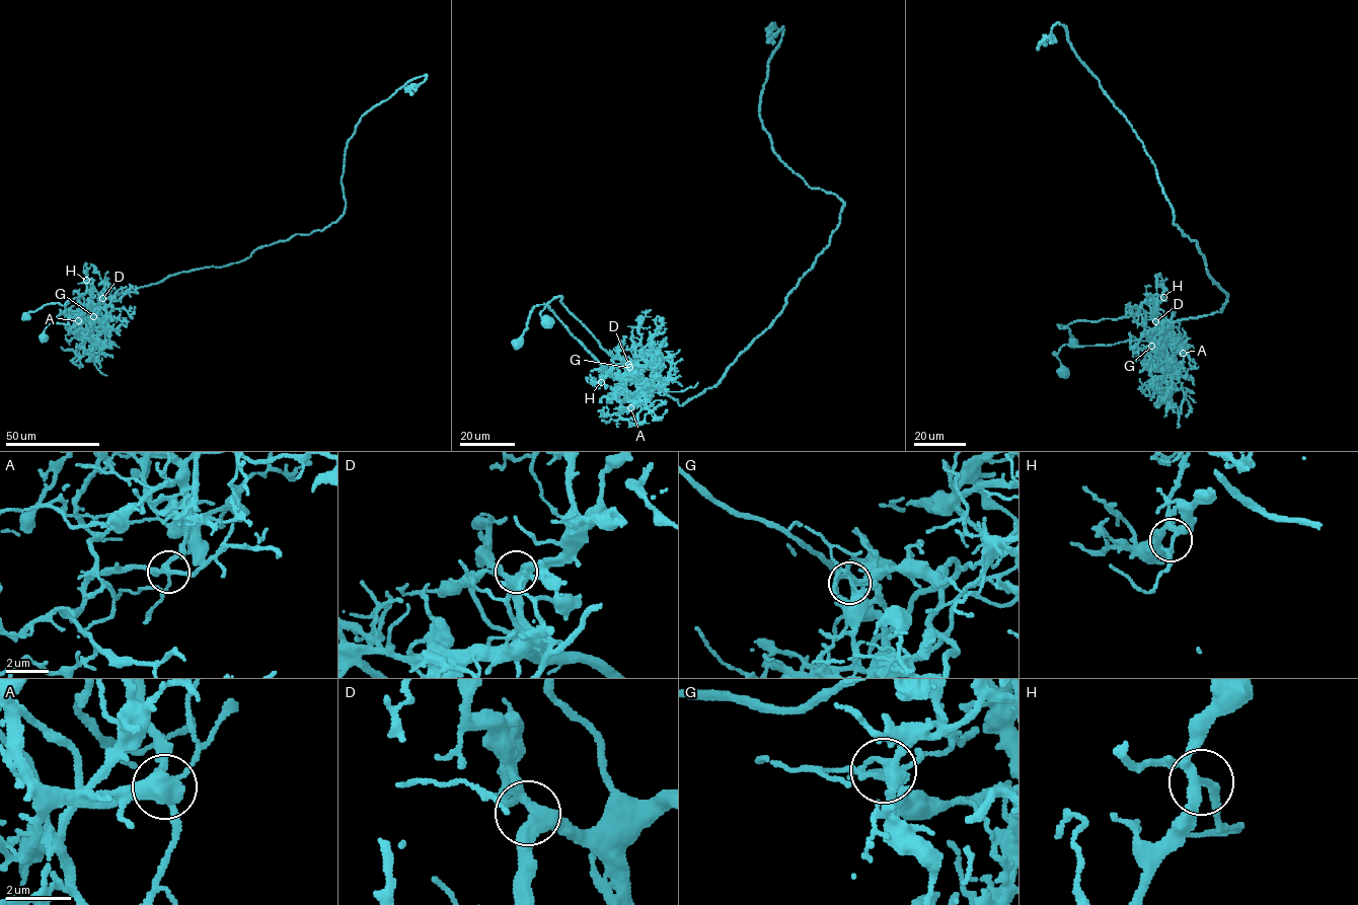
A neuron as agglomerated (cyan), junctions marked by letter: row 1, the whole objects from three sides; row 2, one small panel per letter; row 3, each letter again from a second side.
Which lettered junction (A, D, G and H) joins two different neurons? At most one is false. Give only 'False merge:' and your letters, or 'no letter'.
False merge: G

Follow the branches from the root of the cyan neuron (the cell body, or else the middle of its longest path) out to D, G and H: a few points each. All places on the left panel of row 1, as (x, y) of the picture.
D: (43, 338), (49, 324), (68, 324), (69, 317), (93, 313), (102, 298)
G: (43, 338), (45, 327), (51, 323), (68, 324), (69, 317), (93, 313), (97, 308), (93, 316)
H: (43, 338), (45, 327), (50, 324), (68, 324), (69, 317), (94, 312), (96, 305), (87, 291), (86, 280)

